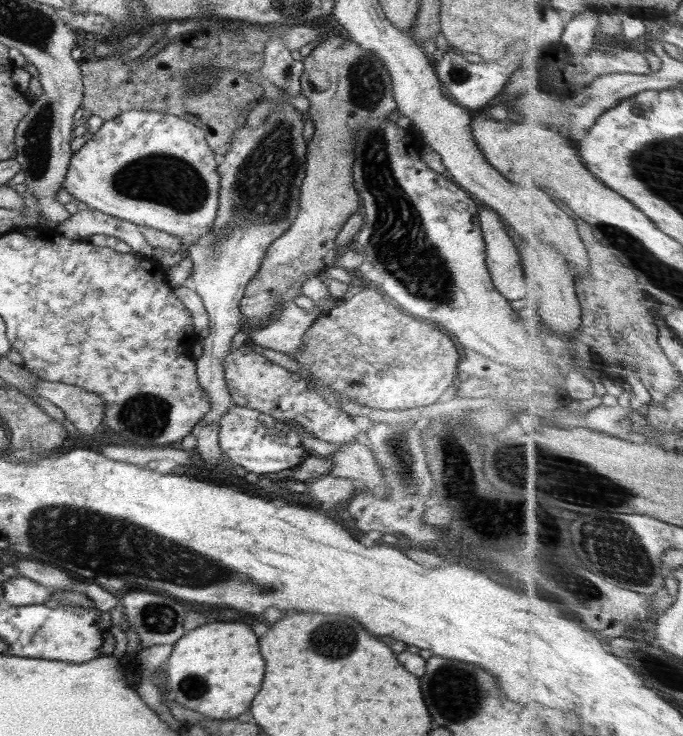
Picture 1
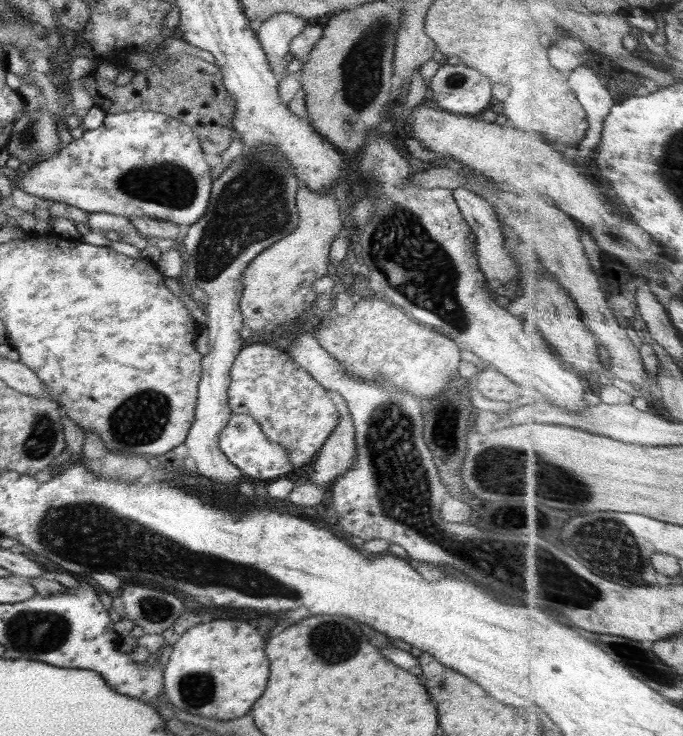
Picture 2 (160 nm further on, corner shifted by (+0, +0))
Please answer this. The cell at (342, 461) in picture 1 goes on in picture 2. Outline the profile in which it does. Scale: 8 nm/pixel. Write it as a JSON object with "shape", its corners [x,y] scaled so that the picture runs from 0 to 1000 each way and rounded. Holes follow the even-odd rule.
{"shape":[[[499,565],[498,573],[474,603],[464,611],[457,626],[460,639],[451,654],[479,658],[510,641],[520,629],[520,583],[514,565]]]}

